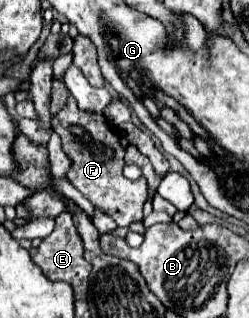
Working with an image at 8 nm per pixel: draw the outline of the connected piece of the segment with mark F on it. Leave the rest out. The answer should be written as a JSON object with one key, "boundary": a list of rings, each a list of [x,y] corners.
{"boundary":[[[73,95],[67,97],[67,105],[53,117],[51,125],[53,131],[61,137],[63,151],[71,159],[67,179],[73,183],[73,187],[81,191],[95,207],[111,215],[119,227],[127,227],[133,221],[141,221],[143,203],[147,199],[147,181],[145,177],[131,181],[123,175],[125,147],[121,145],[119,131],[103,115],[81,111]]]}

